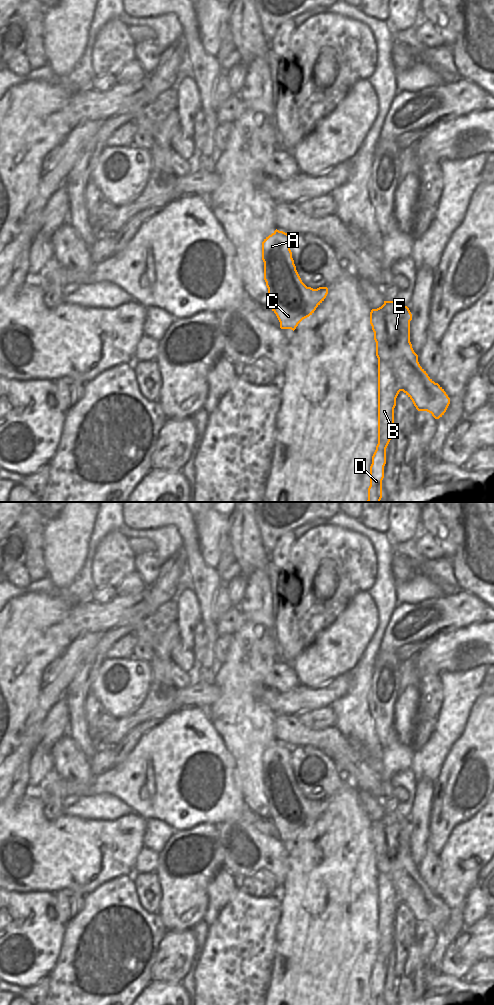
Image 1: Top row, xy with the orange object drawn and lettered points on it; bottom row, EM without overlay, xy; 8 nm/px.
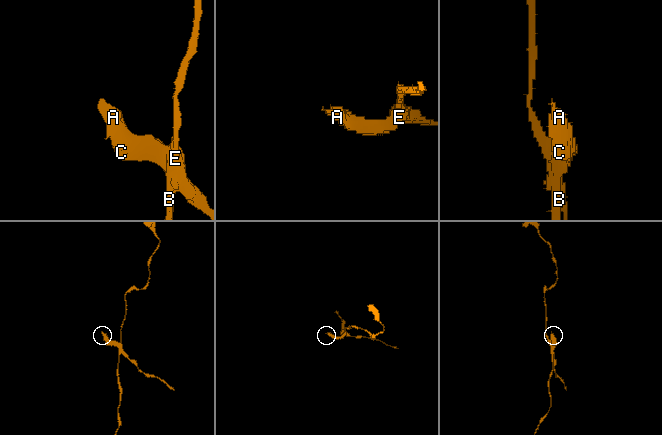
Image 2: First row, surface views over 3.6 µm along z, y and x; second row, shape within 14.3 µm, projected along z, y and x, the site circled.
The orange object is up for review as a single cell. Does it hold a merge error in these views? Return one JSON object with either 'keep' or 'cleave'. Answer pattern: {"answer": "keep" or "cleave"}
{"answer": "cleave"}

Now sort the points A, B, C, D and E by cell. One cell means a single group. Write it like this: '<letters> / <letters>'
A C / B D E

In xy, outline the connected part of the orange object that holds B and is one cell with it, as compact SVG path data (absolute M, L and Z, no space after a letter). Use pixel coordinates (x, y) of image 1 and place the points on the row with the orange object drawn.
M387 364L378 365L378 444L370 466L367 502L380 502L386 464L386 448L394 437L394 408L400 392L398 380Z

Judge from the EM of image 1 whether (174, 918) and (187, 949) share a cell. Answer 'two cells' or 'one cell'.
two cells

